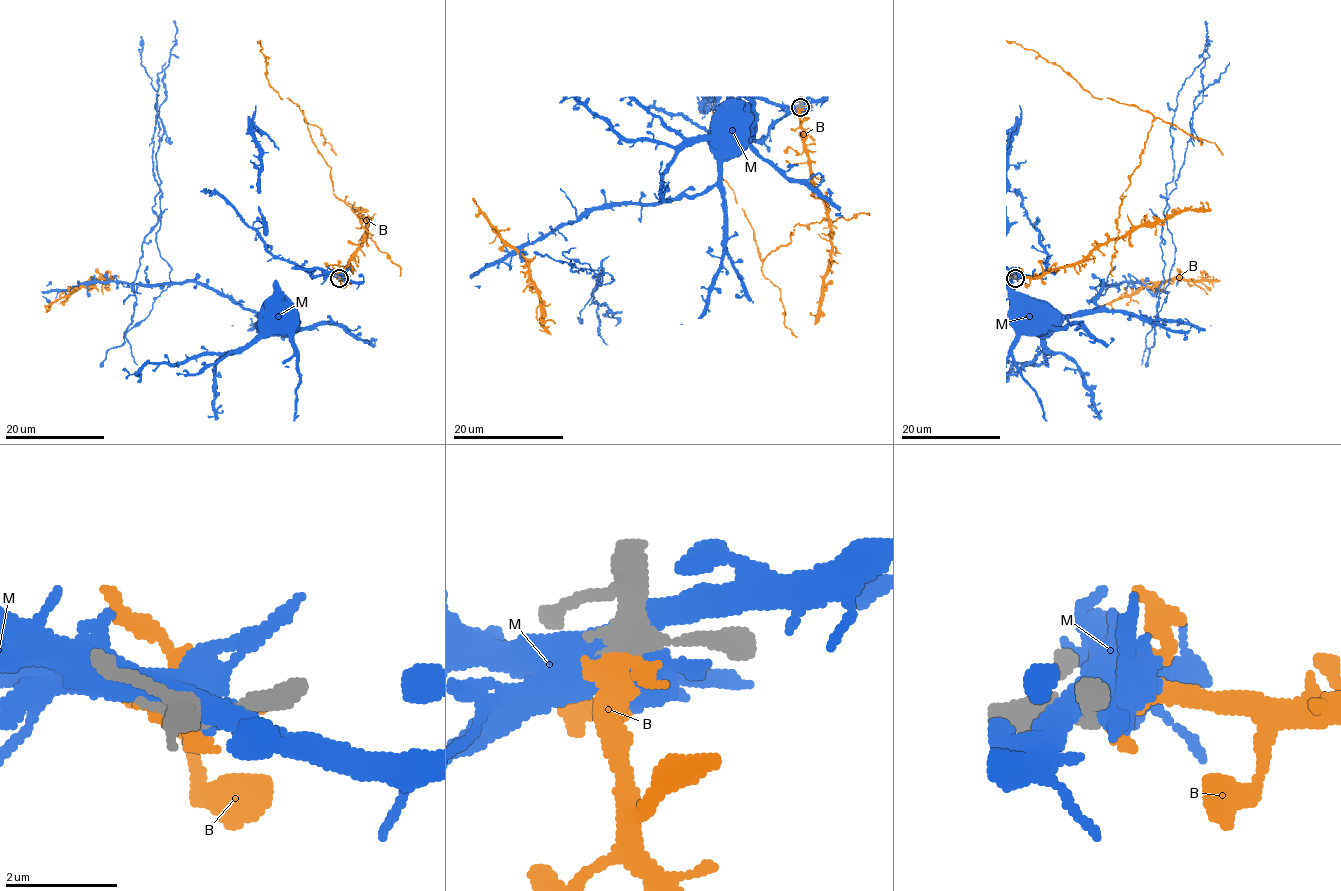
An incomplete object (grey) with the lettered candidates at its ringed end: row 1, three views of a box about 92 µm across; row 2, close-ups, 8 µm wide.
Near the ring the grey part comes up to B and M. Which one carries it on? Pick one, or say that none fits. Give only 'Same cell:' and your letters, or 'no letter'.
Same cell: B

